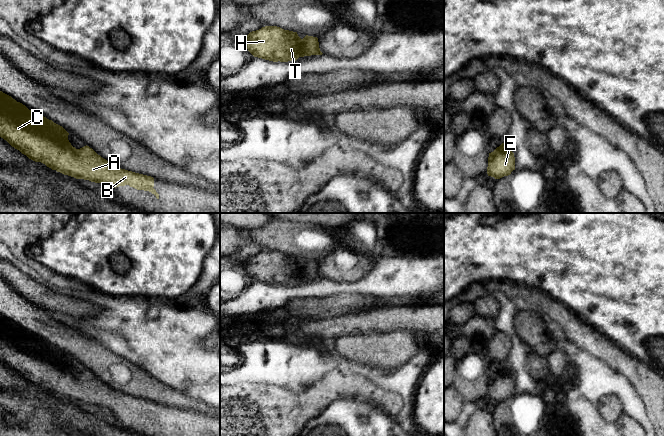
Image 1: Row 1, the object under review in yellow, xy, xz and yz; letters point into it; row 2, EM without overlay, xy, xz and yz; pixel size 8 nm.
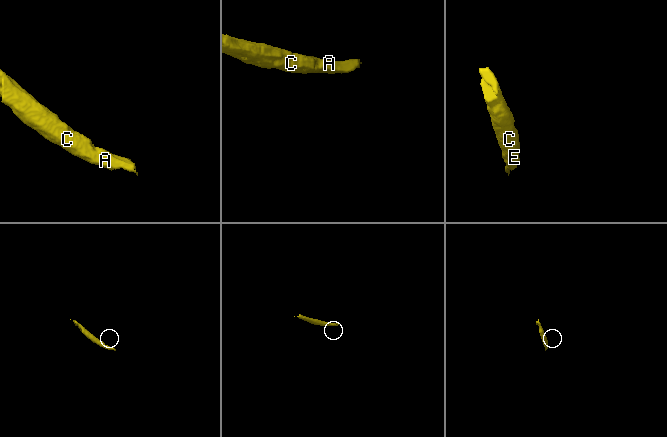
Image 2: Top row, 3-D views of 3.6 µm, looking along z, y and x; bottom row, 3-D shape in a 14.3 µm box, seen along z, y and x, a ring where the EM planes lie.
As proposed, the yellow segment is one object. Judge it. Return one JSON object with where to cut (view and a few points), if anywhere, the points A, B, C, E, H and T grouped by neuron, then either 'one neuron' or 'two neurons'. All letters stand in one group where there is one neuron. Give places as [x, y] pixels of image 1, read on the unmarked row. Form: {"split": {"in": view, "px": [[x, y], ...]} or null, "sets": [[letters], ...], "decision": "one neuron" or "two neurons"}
{"split": null, "sets": [["A", "B", "C", "E", "H", "T"]], "decision": "one neuron"}

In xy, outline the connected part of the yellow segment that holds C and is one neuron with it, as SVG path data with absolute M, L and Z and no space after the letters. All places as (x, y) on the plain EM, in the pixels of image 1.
M0 315L0 361L29 383L76 403L105 407L112 412L129 409L137 414L149 415L159 423L159 418L153 412L153 401L116 391L87 369L76 373L69 366L68 359L62 350L42 338L29 334L22 327Z

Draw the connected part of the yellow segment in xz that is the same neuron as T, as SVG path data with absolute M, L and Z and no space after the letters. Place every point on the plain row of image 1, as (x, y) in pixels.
M277 250L262 251L242 264L254 281L273 286L296 285L299 281L323 278L317 261L306 259L301 263L297 256Z

